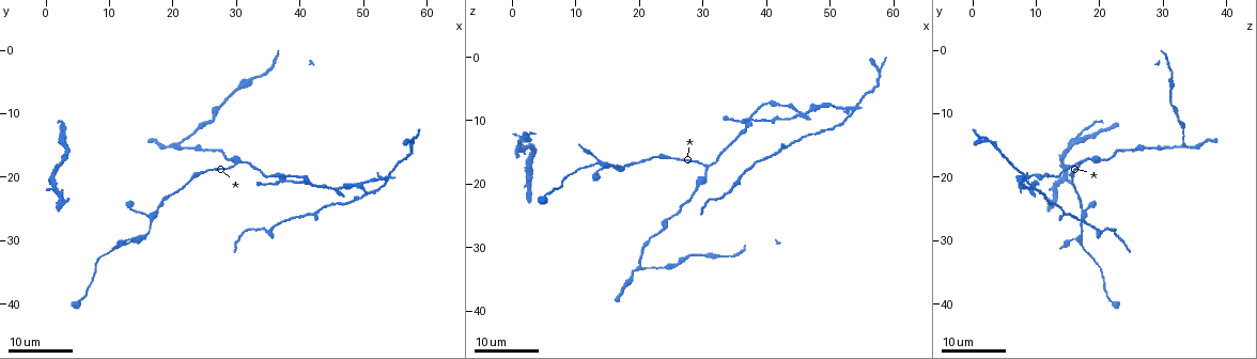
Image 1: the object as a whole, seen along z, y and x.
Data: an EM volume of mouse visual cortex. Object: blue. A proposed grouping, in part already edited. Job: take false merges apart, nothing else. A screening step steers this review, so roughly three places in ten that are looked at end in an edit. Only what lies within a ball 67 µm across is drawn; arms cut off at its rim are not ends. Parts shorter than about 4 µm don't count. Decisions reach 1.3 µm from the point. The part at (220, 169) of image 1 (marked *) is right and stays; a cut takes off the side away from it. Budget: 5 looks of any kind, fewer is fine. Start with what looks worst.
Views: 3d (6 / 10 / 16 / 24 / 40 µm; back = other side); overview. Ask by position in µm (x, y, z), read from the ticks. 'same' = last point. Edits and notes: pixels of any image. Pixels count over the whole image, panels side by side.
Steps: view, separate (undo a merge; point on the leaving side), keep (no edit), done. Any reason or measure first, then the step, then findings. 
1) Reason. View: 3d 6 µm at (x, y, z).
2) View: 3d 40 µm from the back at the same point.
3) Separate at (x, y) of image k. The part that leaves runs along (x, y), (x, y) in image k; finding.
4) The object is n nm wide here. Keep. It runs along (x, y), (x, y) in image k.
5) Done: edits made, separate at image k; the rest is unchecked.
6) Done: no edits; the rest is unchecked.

Two arms in line, one across. View: 3d 16 µm at (13.5, 29.5, 16.0).

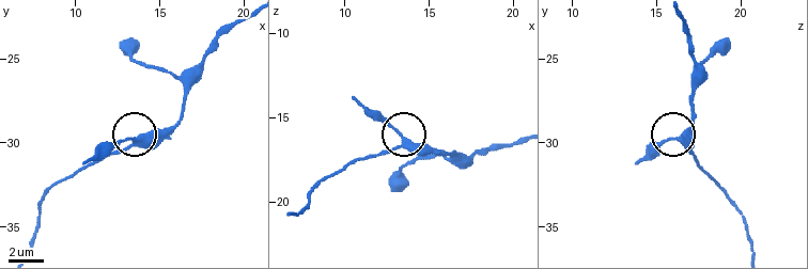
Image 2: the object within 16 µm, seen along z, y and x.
View: 3d 6 µm at (13.6, 29.8, 16.6).

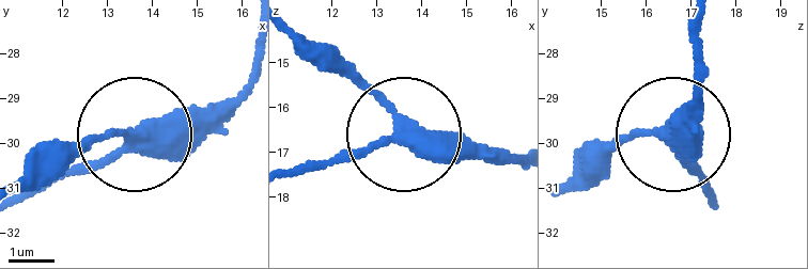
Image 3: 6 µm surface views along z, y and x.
The side arm is 17 µm long. Keep. It runs along (511, 159), (397, 140), (308, 167) in image 3; all the same neuron.

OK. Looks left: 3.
Side arm on a straight run. View: 3d 16 µm at (53.5, 20.5, 8.5).

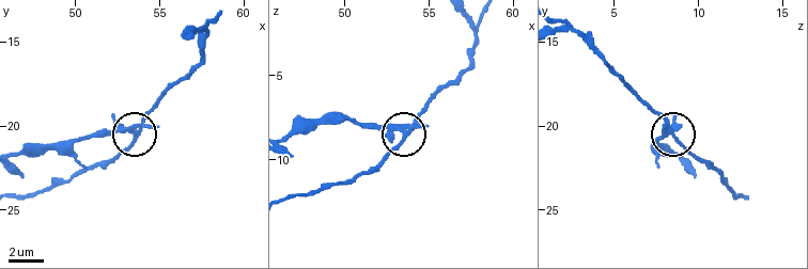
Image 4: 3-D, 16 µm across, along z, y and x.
View: 3d 10 µm at (53.4, 20.6, 8.6).

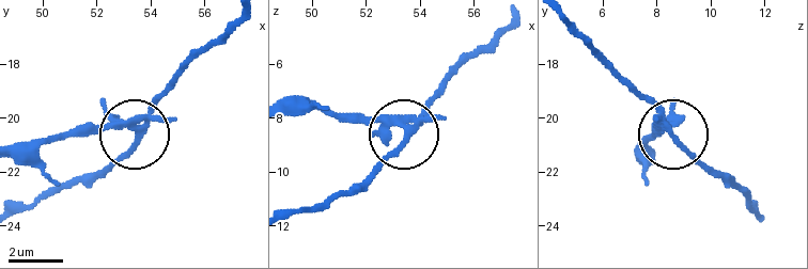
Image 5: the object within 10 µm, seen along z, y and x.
Separate at (131, 149) of image 5. The part that leaves runs along (148, 120), (134, 144), (106, 165), (24, 206) in image 5; a second neuron is stuck on.

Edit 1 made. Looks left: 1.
Done: edits made, separate at image 5; the rest is unchecked.

